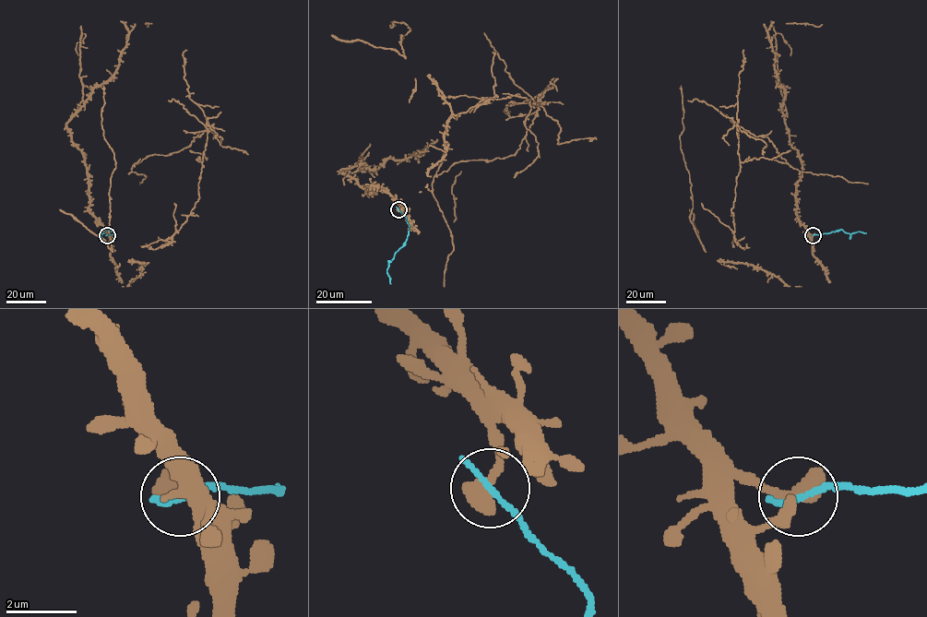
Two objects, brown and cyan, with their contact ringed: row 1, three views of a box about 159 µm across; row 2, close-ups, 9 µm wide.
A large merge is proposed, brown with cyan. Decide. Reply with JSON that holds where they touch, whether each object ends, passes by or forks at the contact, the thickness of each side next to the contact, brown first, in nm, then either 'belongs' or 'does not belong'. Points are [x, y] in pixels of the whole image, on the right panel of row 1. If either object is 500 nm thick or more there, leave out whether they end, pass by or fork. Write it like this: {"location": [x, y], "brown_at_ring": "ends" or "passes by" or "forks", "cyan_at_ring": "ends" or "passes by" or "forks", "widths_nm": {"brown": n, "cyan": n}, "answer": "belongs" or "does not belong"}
{"location": [813, 235], "widths_nm": {"brown": 600, "cyan": 200}, "answer": "does not belong"}

